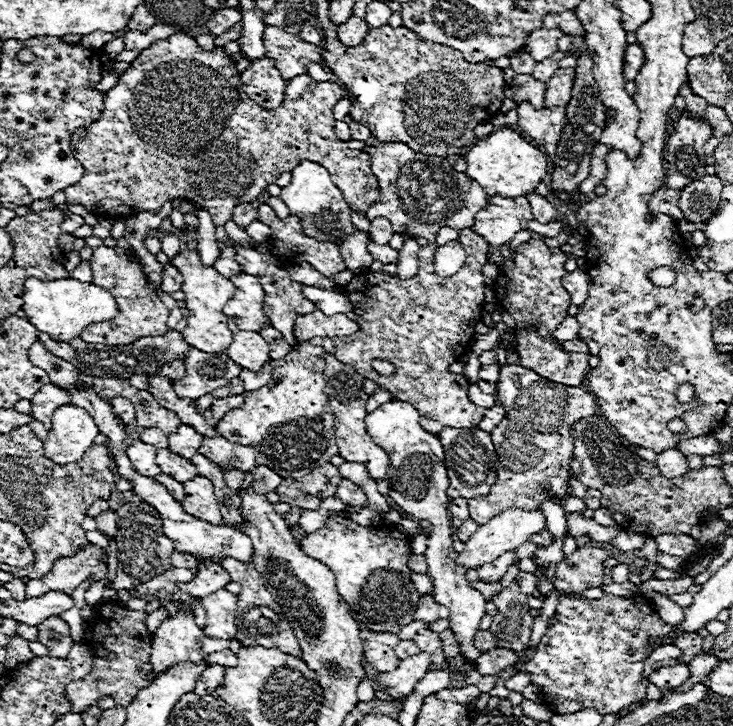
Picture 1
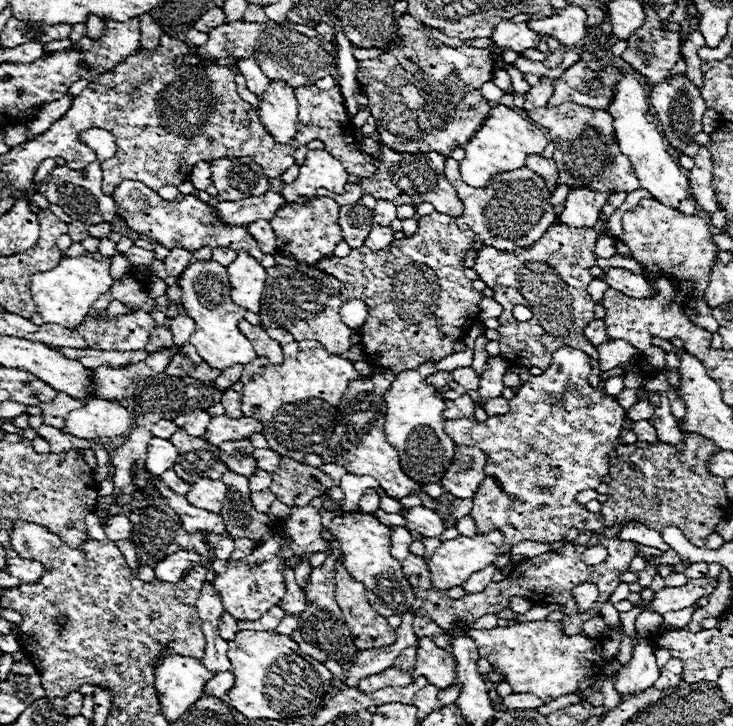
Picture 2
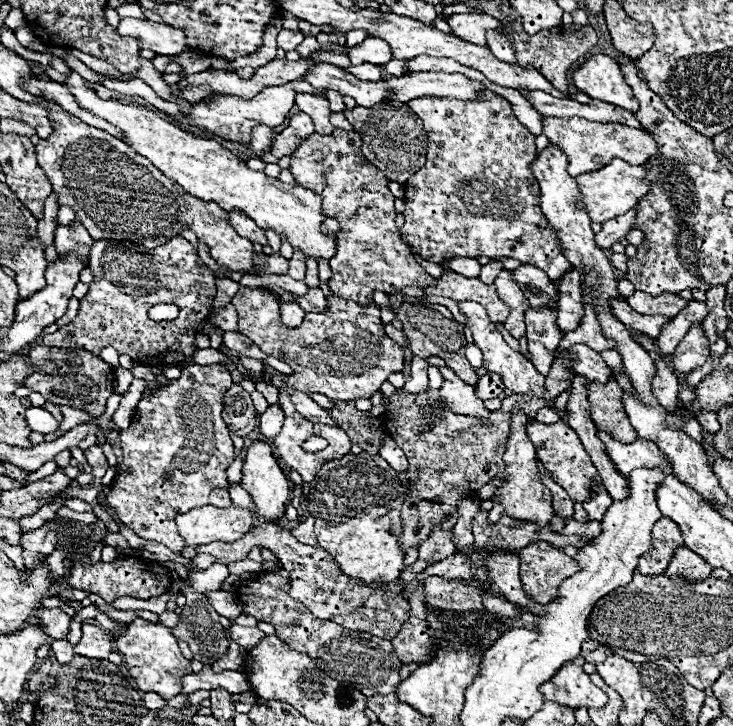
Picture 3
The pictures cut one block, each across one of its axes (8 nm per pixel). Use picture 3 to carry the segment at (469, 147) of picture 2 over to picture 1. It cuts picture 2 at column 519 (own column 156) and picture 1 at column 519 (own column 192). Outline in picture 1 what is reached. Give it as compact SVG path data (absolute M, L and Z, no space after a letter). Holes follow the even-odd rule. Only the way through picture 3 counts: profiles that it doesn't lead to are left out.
M500 128L490 136L486 136L484 140L478 140L468 150L466 162L468 162L466 174L472 180L476 180L488 196L504 196L504 198L526 196L548 176L546 156L510 128Z

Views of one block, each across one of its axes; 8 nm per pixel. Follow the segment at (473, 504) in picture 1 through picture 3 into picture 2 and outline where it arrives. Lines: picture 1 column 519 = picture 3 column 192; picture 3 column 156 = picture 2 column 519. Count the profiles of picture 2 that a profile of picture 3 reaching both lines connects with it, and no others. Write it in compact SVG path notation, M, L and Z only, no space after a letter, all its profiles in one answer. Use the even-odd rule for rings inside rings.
M560 348L552 354L552 364L540 376L530 376L516 394L510 398L510 412L504 416L490 416L484 422L478 420L448 420L446 432L456 440L456 444L476 446L488 454L488 464L484 468L486 478L480 484L470 516L476 522L478 532L500 530L504 534L504 544L500 554L508 554L510 548L522 540L550 544L564 538L570 528L580 532L598 532L604 528L602 514L590 514L582 504L576 502L576 494L588 488L598 488L602 476L608 470L608 456L620 444L620 430L624 422L624 408L602 390L588 384L590 358L574 348Z

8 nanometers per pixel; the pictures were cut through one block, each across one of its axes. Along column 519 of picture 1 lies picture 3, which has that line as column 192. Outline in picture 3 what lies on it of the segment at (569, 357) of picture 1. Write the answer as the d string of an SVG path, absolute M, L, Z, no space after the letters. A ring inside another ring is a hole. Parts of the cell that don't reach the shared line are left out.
M176 236L154 250L142 248L138 244L122 244L118 240L96 240L90 250L88 267L94 275L94 280L90 282L88 294L80 300L78 316L70 324L58 328L54 334L46 334L44 336L46 346L56 346L56 348L80 346L94 354L100 354L104 346L114 346L120 354L132 356L138 364L148 362L148 366L160 366L160 368L168 364L184 366L184 362L192 358L196 350L196 344L194 344L194 336L198 332L196 324L210 316L212 300L216 296L216 278L212 270L208 270L204 264L198 266L194 246L186 238ZM162 302L176 304L180 308L180 316L174 320L162 320L162 322L150 320L148 310Z

